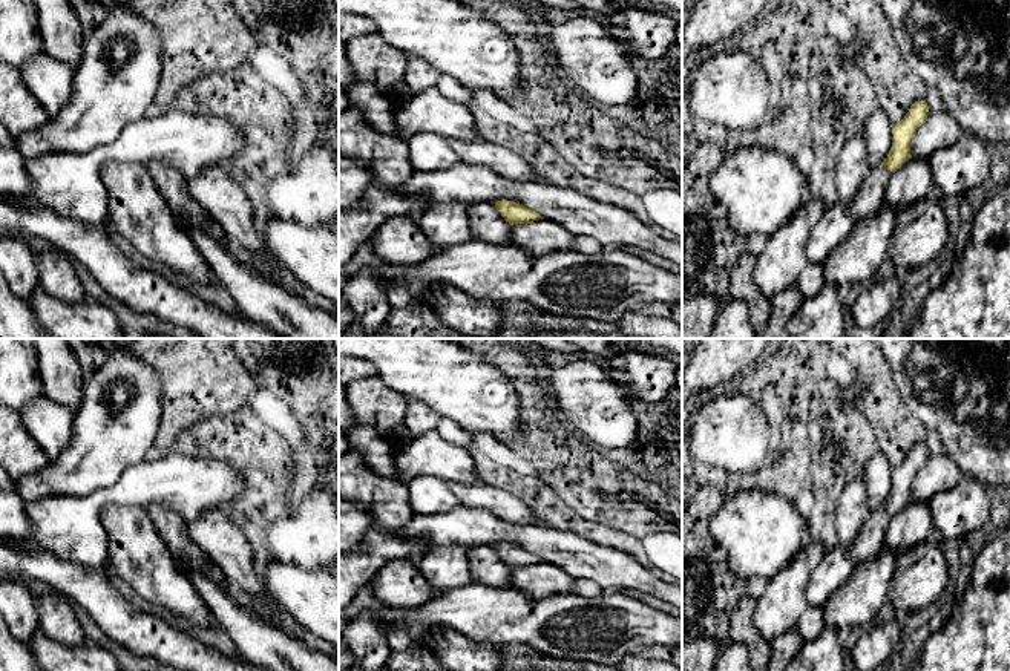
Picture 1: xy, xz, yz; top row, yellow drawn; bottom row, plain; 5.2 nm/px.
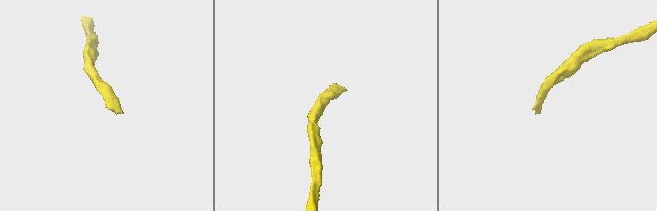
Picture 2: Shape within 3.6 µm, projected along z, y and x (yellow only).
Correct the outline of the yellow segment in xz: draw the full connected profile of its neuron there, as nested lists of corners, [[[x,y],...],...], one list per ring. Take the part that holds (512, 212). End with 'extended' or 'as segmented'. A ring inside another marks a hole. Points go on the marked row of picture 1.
[[[501,199],[495,202],[495,207],[501,213],[504,221],[510,225],[530,224],[533,221],[543,219],[538,213],[532,211],[520,202]]]; as segmented

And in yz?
[[[915,101],[904,118],[892,127],[892,147],[880,167],[866,176],[858,195],[849,204],[855,222],[867,219],[884,202],[884,191],[890,176],[912,158],[910,147],[918,127],[929,115],[926,101]]]; extended

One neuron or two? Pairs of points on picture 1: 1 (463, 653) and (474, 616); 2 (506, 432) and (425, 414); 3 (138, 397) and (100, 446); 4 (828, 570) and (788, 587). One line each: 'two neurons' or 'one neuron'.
1: two neurons
2: two neurons
3: one neuron
4: two neurons

